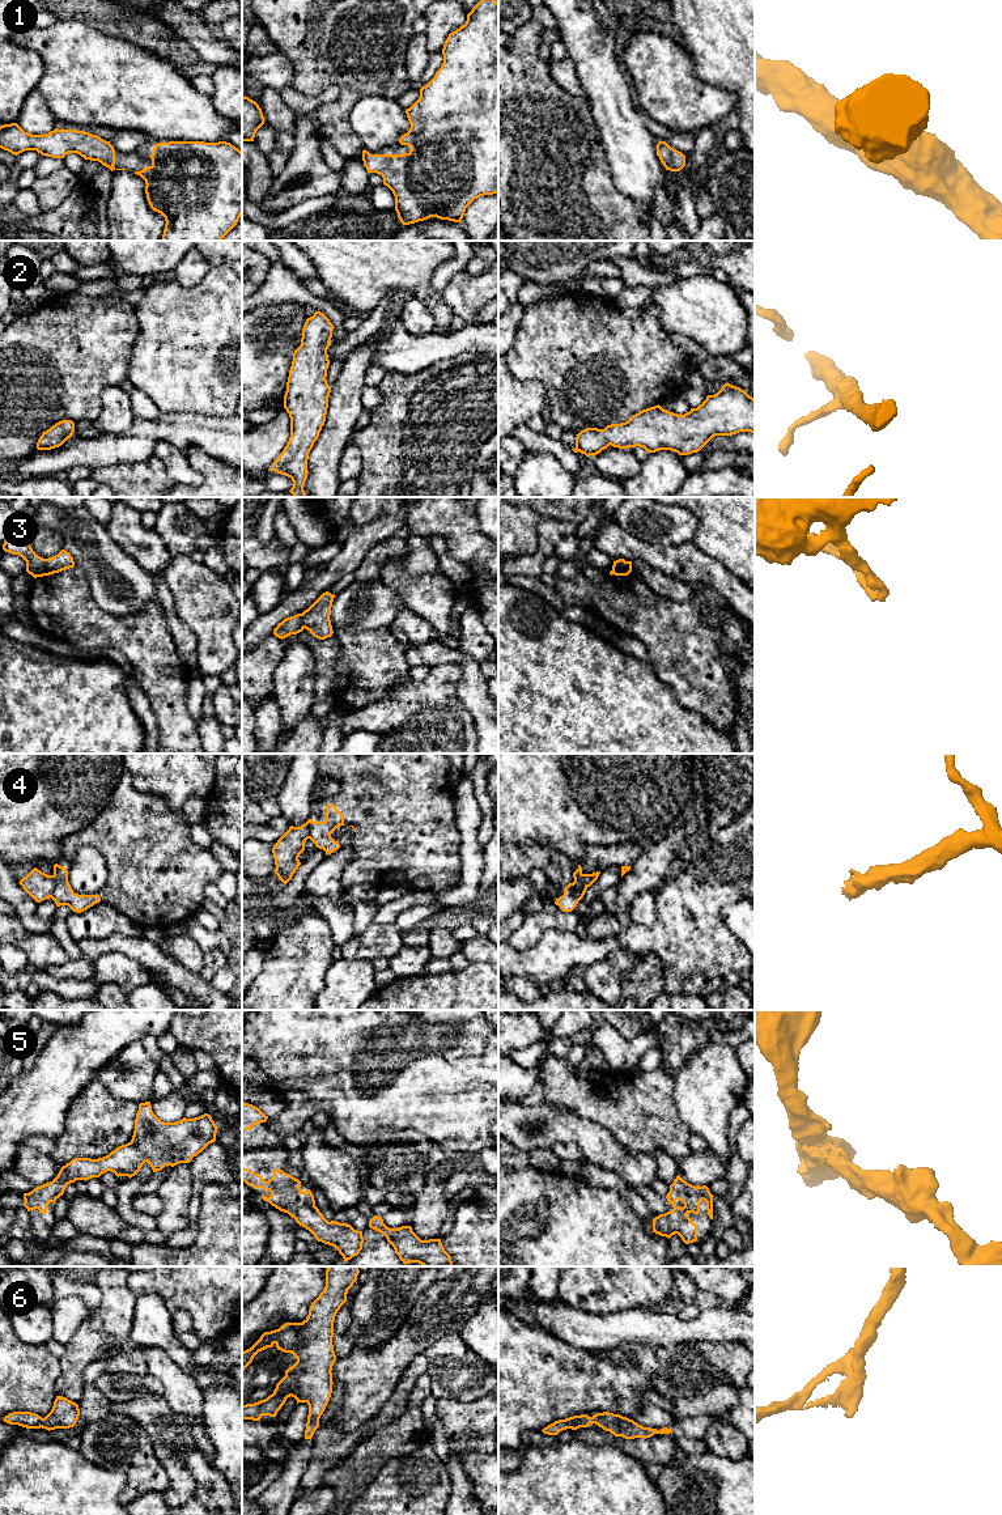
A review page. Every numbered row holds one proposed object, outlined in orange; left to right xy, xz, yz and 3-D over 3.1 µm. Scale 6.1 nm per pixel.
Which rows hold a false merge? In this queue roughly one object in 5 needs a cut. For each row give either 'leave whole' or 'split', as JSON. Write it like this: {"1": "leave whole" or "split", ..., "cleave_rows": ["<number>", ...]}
{"1": "leave whole", "2": "leave whole", "3": "split", "4": "split", "5": "leave whole", "6": "leave whole", "cleave_rows": ["3", "4"]}

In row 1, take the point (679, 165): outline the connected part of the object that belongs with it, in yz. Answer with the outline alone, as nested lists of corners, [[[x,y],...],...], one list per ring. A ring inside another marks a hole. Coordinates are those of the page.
[[[659,141],[657,144],[657,156],[666,170],[680,171],[685,166],[685,156],[671,148],[666,141]]]

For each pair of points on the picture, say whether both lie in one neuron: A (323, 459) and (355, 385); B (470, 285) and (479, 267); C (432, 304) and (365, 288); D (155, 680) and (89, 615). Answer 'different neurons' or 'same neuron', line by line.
A: same neuron
B: different neurons
C: same neuron
D: same neuron

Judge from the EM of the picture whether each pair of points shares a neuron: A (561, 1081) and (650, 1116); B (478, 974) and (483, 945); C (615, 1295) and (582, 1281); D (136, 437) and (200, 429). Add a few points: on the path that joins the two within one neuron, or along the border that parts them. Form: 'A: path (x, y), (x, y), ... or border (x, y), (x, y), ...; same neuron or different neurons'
A: path (584, 1097), (628, 1104); same neuron
B: border (470, 962), (484, 963); different neurons
C: path (607, 1288), (601, 1281), (590, 1281); same neuron
D: path (152, 431), (185, 429); same neuron

